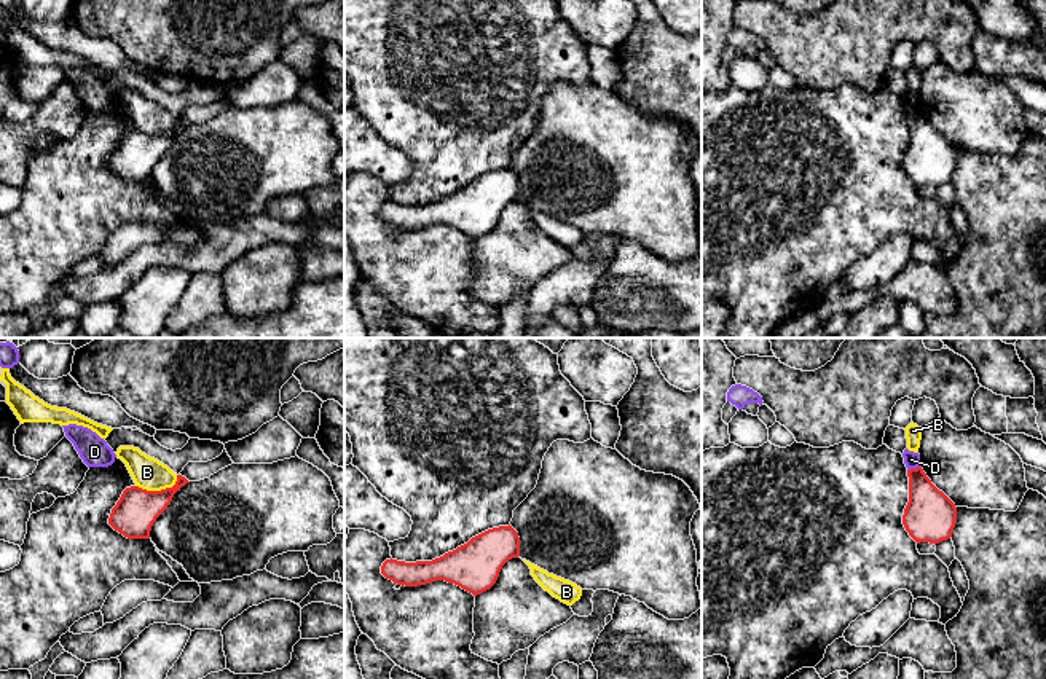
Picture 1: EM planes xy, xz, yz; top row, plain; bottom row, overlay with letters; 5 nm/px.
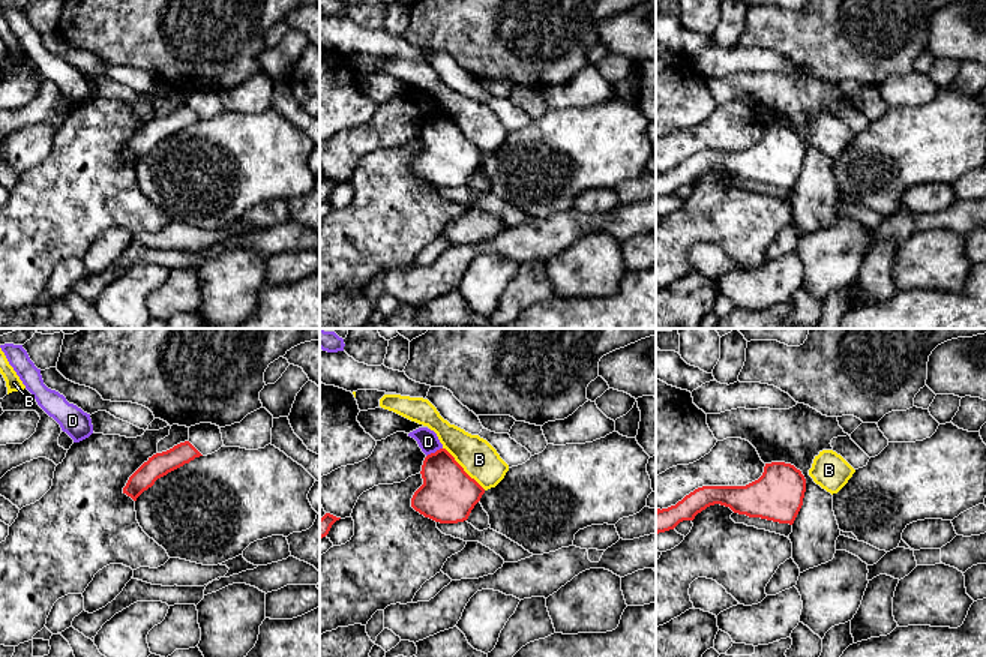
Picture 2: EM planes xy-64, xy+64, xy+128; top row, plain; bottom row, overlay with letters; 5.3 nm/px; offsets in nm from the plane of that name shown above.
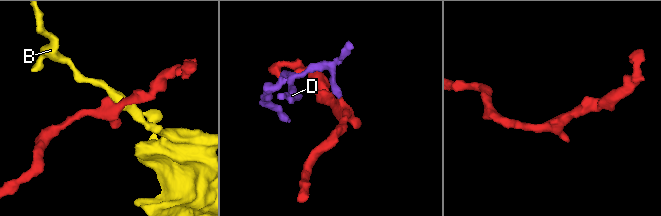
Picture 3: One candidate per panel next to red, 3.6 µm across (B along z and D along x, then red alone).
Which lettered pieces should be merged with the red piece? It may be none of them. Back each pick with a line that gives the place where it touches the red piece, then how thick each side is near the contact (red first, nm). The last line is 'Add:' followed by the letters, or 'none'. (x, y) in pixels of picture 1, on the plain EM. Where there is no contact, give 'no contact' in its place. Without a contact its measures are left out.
Add: none

